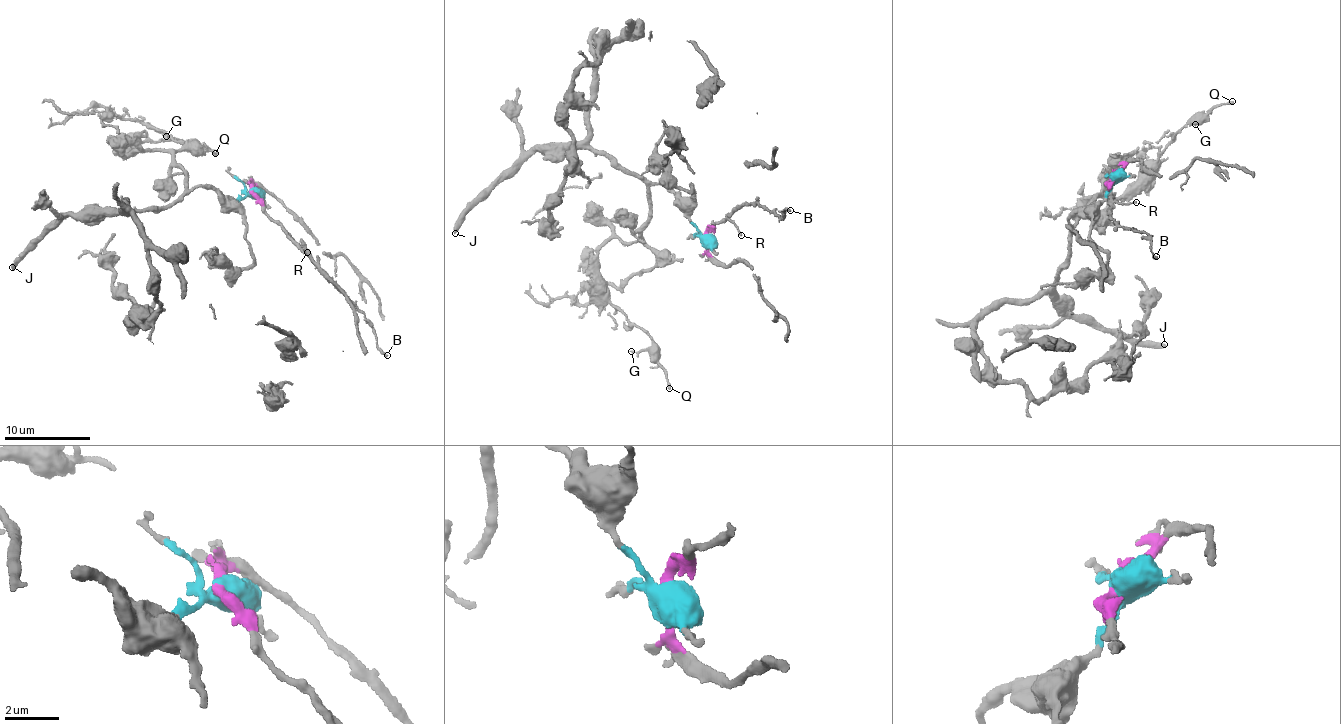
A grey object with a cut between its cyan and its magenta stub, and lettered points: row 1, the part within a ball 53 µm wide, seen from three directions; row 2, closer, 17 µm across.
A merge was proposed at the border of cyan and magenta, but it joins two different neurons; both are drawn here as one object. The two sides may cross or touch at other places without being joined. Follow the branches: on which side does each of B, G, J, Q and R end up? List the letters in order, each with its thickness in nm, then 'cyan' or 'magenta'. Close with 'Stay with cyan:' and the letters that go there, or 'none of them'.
B: 200 nm thick; magenta
G: 80 nm thick; cyan
J: 400 nm thick; cyan
Q: 240 nm thick; cyan
R: 140 nm thick; magenta
Stay with cyan: G, J, Q

